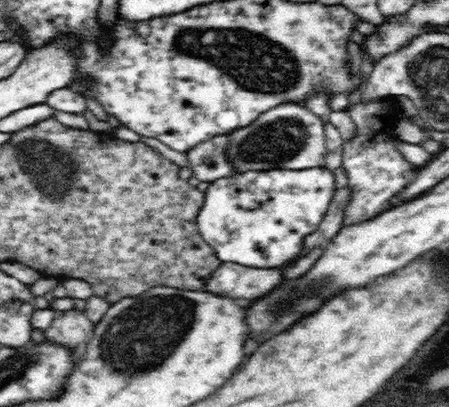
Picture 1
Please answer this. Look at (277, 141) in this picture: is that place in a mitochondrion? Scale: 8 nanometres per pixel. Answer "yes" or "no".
yes

